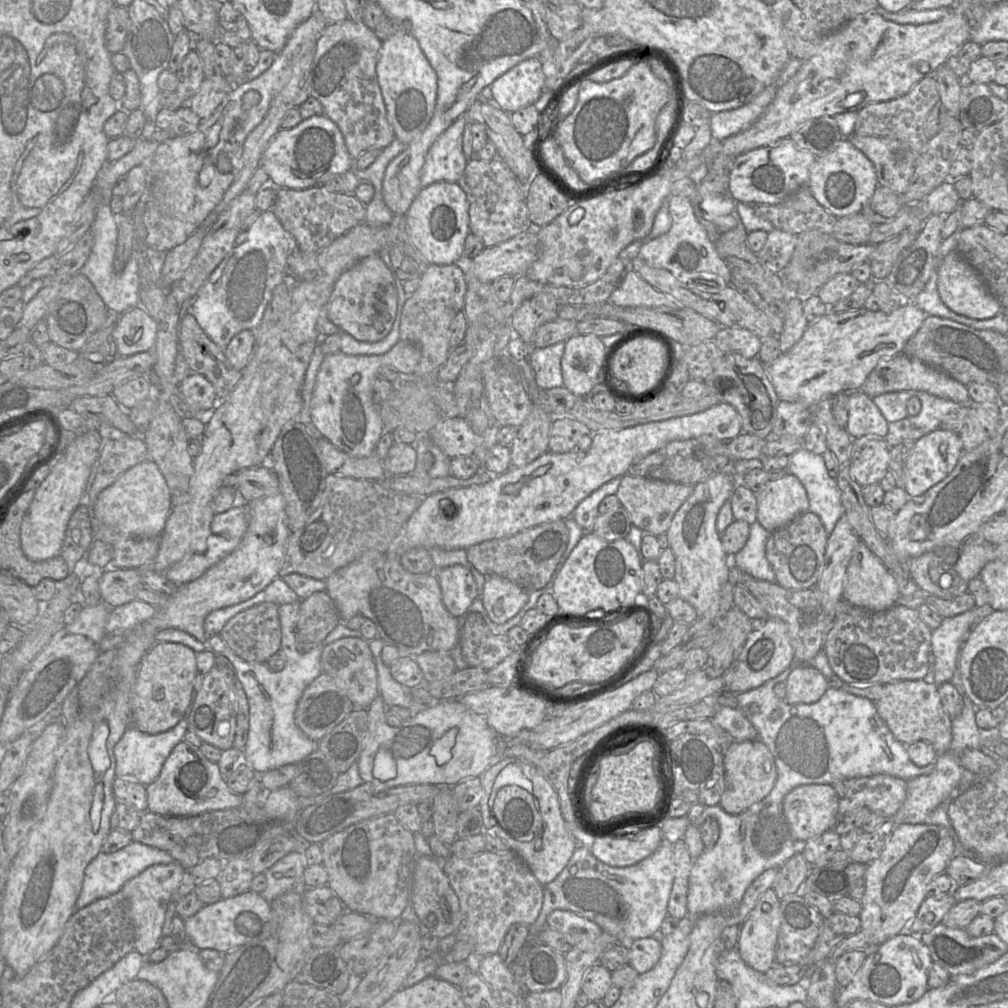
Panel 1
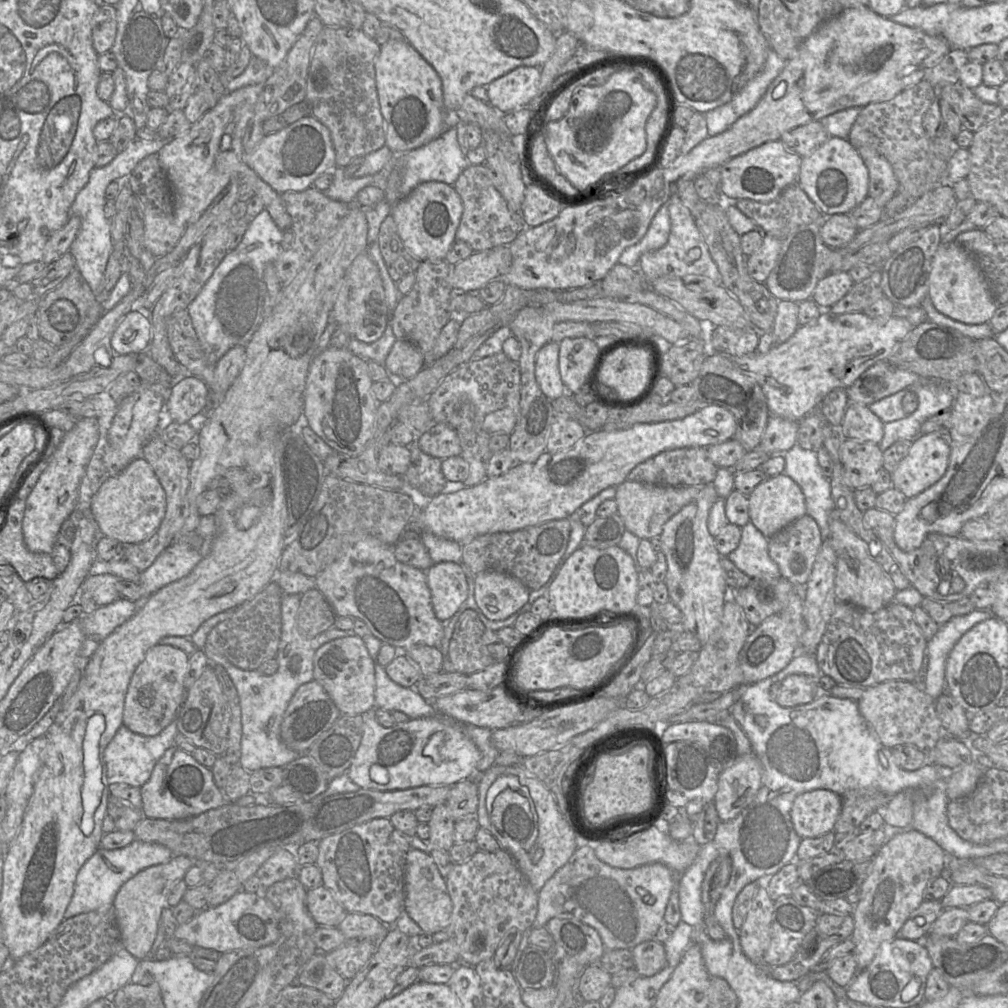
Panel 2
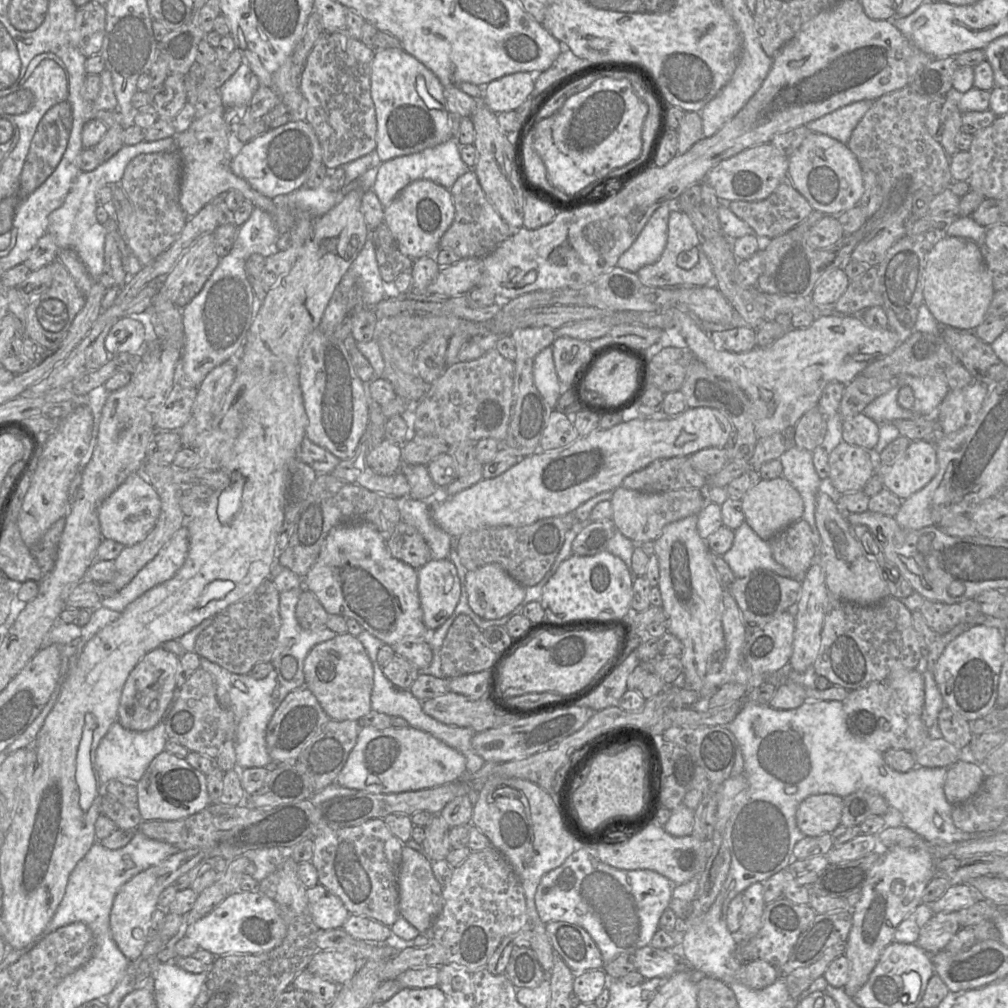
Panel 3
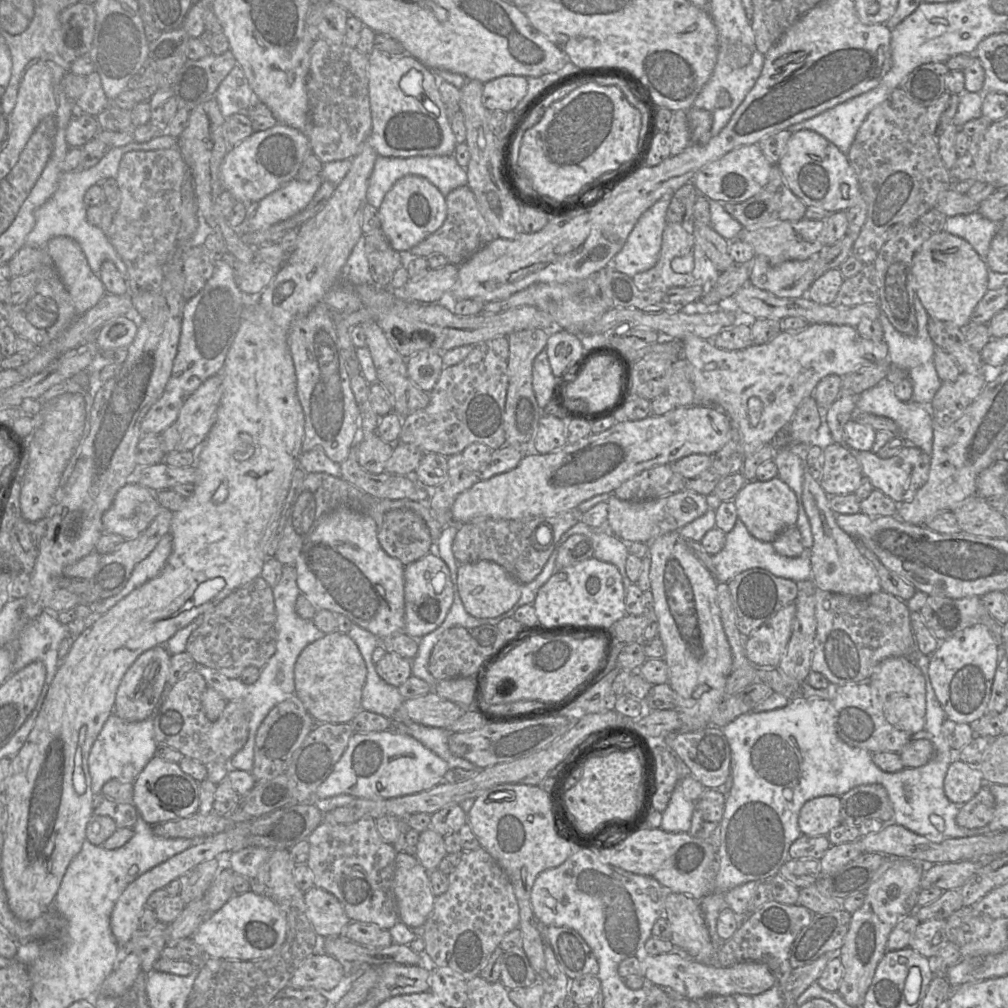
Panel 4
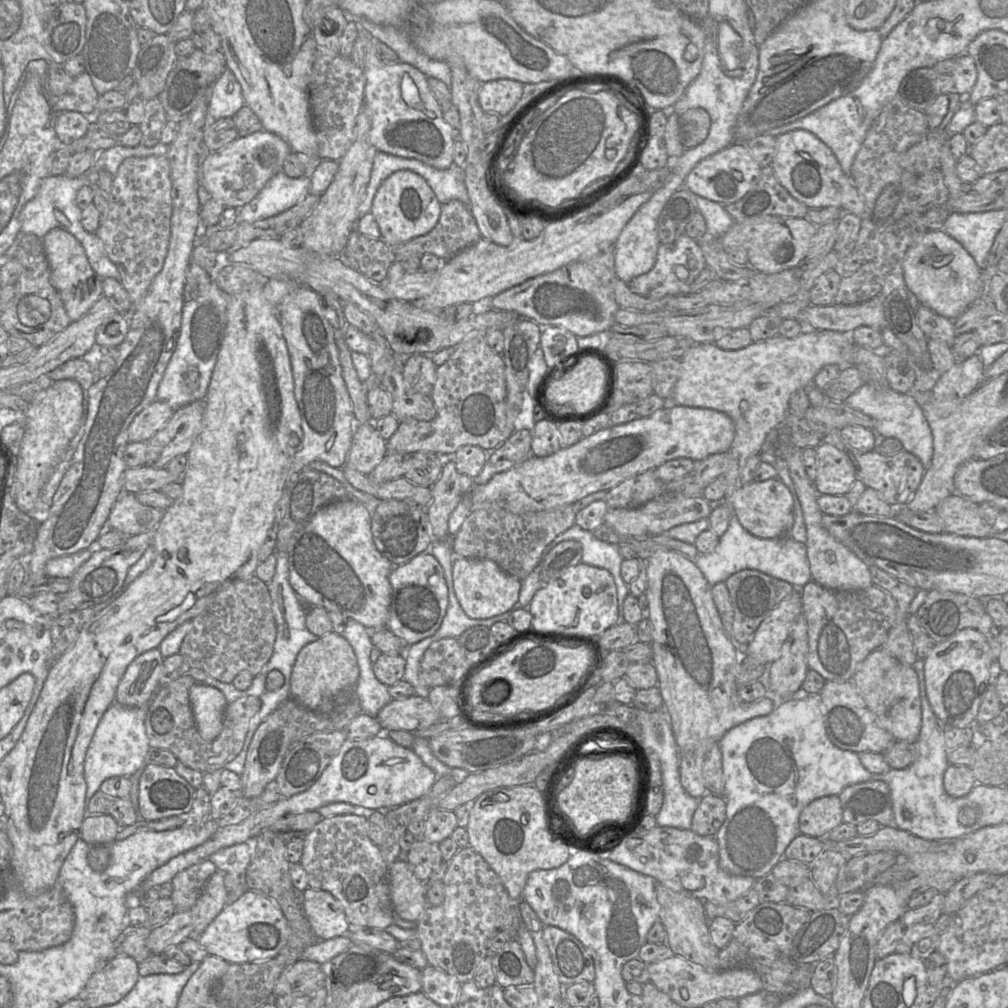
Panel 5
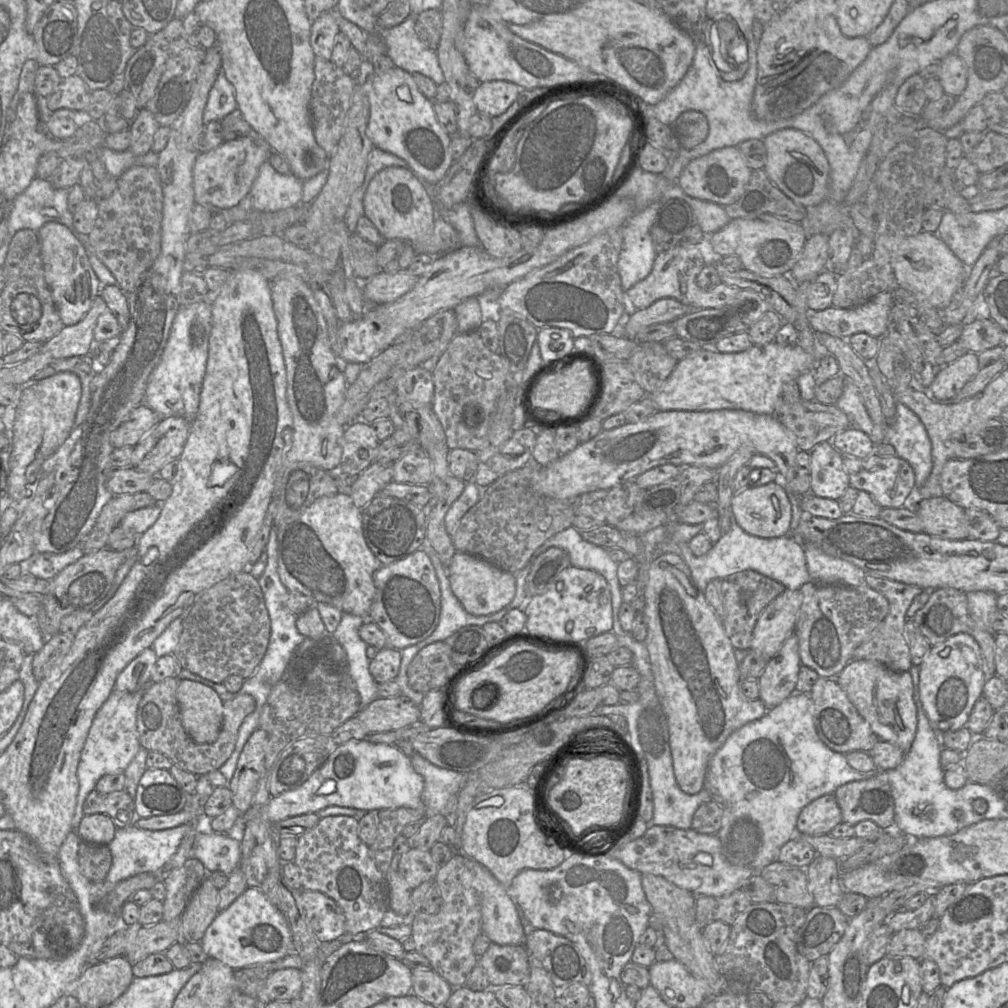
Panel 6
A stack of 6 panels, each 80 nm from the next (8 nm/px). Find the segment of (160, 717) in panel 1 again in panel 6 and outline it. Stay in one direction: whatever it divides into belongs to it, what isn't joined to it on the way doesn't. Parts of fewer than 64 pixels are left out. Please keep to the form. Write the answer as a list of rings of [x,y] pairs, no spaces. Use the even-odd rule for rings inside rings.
[[[152,648],[143,650],[117,676],[115,690],[134,692],[151,684],[151,675],[158,657]]]

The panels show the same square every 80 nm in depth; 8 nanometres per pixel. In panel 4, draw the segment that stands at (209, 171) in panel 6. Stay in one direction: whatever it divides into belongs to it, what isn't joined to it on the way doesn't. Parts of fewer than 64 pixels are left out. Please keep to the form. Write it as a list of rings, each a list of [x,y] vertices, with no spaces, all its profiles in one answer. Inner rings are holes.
[[[278,123],[267,130],[255,132],[230,148],[225,155],[219,168],[223,189],[237,202],[258,202],[296,179],[299,168],[310,153],[312,152],[308,136],[286,124]]]

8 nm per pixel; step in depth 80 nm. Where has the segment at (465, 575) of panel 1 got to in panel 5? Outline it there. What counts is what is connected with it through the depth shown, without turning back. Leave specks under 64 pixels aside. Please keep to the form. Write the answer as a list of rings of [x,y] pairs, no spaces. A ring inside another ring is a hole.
[[[421,553],[409,562],[394,566],[389,575],[391,602],[386,628],[407,645],[432,636],[440,627],[448,607],[444,571],[432,554]]]

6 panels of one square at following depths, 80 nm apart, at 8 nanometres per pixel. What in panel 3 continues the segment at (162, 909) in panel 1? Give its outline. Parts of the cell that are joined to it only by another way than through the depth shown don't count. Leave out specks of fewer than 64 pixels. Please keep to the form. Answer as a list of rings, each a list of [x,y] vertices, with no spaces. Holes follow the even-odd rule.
[[[201,848],[179,851],[158,865],[141,871],[120,888],[110,912],[110,929],[113,940],[129,961],[140,957],[149,940],[151,917],[158,908],[157,902],[161,892],[206,858],[208,858],[207,853]]]

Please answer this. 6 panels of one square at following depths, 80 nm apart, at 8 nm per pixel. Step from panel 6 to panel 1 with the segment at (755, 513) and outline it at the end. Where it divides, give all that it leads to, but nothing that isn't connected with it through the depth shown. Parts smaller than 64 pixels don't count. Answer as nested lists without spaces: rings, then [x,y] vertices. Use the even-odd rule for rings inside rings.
[[[794,475],[769,481],[756,494],[757,522],[770,533],[809,510],[807,492]]]

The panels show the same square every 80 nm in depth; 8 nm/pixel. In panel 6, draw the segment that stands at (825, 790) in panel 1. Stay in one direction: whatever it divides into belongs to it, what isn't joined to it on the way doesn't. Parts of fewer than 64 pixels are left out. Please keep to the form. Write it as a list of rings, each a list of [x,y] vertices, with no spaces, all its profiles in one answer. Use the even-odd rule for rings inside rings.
[[[825,794],[806,805],[800,812],[796,827],[799,833],[828,835],[842,822],[841,809],[833,794]]]

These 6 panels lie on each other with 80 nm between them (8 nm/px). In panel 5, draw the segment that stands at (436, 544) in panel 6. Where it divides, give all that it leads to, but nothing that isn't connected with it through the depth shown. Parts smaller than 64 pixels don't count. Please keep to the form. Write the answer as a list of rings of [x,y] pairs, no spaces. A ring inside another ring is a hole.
[[[447,456],[442,472],[432,485],[431,502],[425,508],[430,522],[433,540],[445,540],[448,534],[448,520],[461,498],[471,491],[474,479],[457,471],[454,461]]]

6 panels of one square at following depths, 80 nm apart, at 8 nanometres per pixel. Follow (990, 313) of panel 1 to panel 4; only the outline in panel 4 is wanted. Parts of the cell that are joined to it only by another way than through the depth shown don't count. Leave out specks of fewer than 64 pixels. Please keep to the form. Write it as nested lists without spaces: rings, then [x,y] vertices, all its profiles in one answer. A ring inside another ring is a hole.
[[[934,232],[916,252],[912,261],[915,292],[931,318],[958,328],[970,324],[971,315],[988,291],[989,267],[965,239],[948,232]]]

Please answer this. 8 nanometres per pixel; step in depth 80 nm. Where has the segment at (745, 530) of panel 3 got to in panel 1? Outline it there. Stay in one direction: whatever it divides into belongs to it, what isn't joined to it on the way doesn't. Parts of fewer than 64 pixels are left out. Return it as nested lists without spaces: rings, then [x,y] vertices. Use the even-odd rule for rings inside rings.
[[[759,522],[750,525],[745,546],[731,557],[731,564],[750,576],[767,582],[776,582],[775,572],[766,557],[766,543],[770,532]]]

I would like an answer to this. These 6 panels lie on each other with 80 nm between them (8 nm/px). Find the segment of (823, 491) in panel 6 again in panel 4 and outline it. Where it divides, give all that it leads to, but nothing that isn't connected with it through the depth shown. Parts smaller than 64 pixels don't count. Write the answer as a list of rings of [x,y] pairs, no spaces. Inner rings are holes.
[[[833,443],[823,449],[823,473],[819,483],[827,495],[852,494],[863,478],[859,461],[847,448]]]

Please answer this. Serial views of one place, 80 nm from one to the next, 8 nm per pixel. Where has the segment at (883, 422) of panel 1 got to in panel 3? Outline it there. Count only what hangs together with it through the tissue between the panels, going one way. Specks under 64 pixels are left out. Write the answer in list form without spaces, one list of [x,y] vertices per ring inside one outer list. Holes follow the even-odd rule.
[[[863,413],[842,423],[842,438],[846,443],[873,450],[879,439],[879,424]]]

